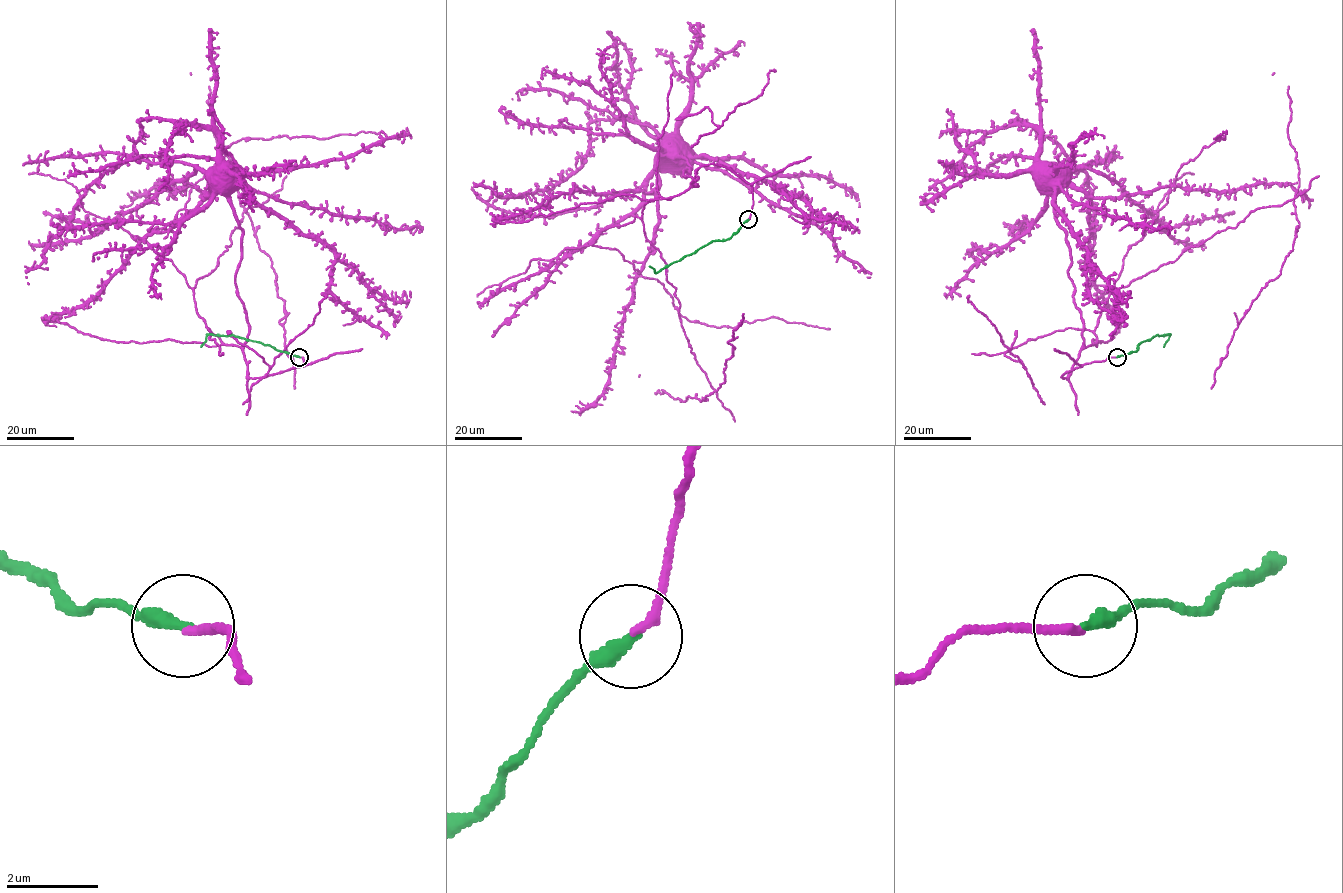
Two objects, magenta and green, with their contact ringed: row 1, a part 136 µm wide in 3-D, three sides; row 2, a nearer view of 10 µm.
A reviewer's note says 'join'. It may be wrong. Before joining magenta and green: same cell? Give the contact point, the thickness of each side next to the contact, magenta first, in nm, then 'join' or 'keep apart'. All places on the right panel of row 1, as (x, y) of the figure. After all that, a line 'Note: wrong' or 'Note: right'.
place (1117, 357); calibres 180 and 320 nm; join
Note: right

